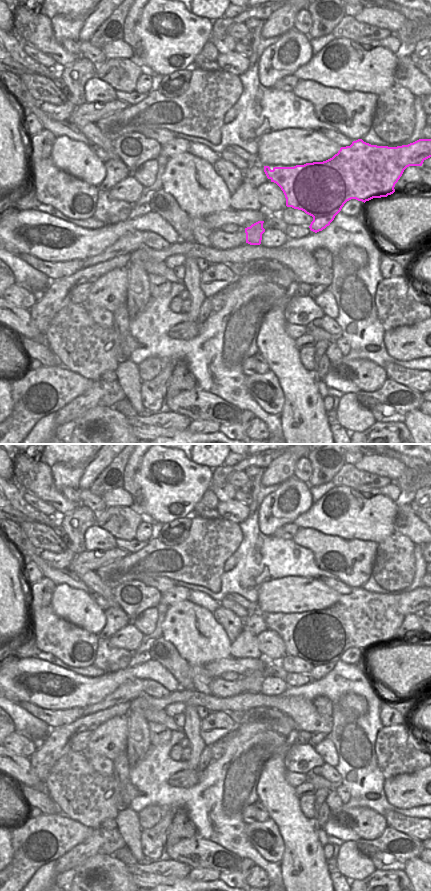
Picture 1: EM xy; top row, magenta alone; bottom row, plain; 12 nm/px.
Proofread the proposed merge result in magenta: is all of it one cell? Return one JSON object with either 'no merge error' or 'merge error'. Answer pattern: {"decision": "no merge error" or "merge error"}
{"decision": "merge error"}

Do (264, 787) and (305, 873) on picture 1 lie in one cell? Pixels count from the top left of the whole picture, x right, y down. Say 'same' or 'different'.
same

